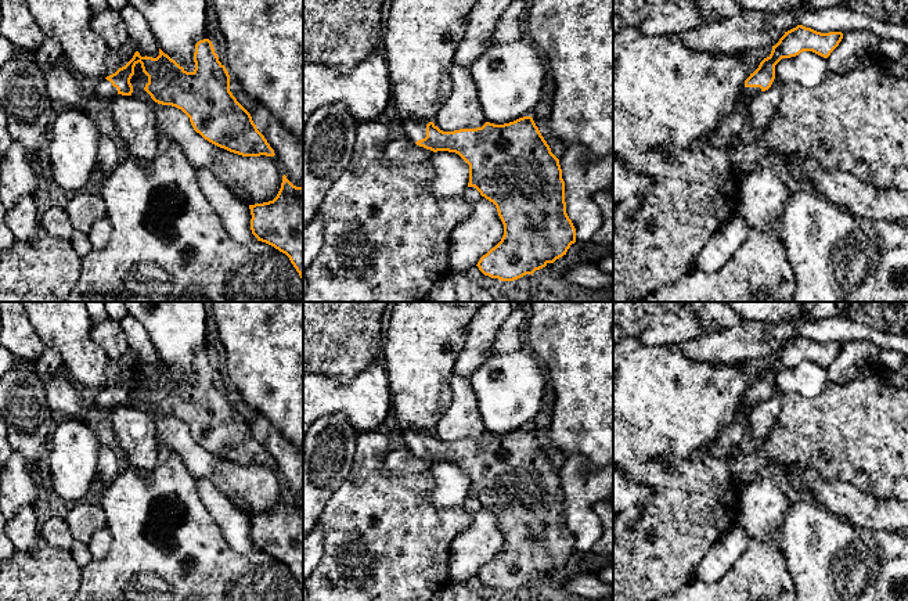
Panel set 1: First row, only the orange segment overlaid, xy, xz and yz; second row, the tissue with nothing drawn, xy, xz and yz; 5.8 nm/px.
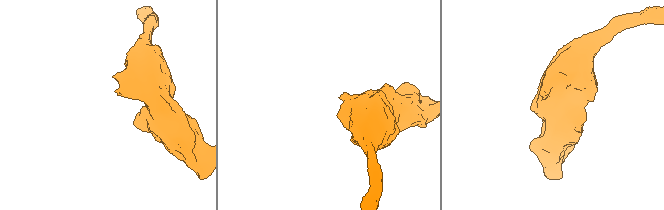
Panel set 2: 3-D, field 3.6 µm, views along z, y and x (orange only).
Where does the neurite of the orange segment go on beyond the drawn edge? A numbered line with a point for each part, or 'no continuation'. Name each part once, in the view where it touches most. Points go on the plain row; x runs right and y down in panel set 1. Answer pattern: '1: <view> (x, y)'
1: xz (414, 439)

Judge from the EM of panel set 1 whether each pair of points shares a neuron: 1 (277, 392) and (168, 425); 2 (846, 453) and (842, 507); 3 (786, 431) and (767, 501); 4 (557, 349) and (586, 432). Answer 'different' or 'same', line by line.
1: different
2: different
3: different
4: same

